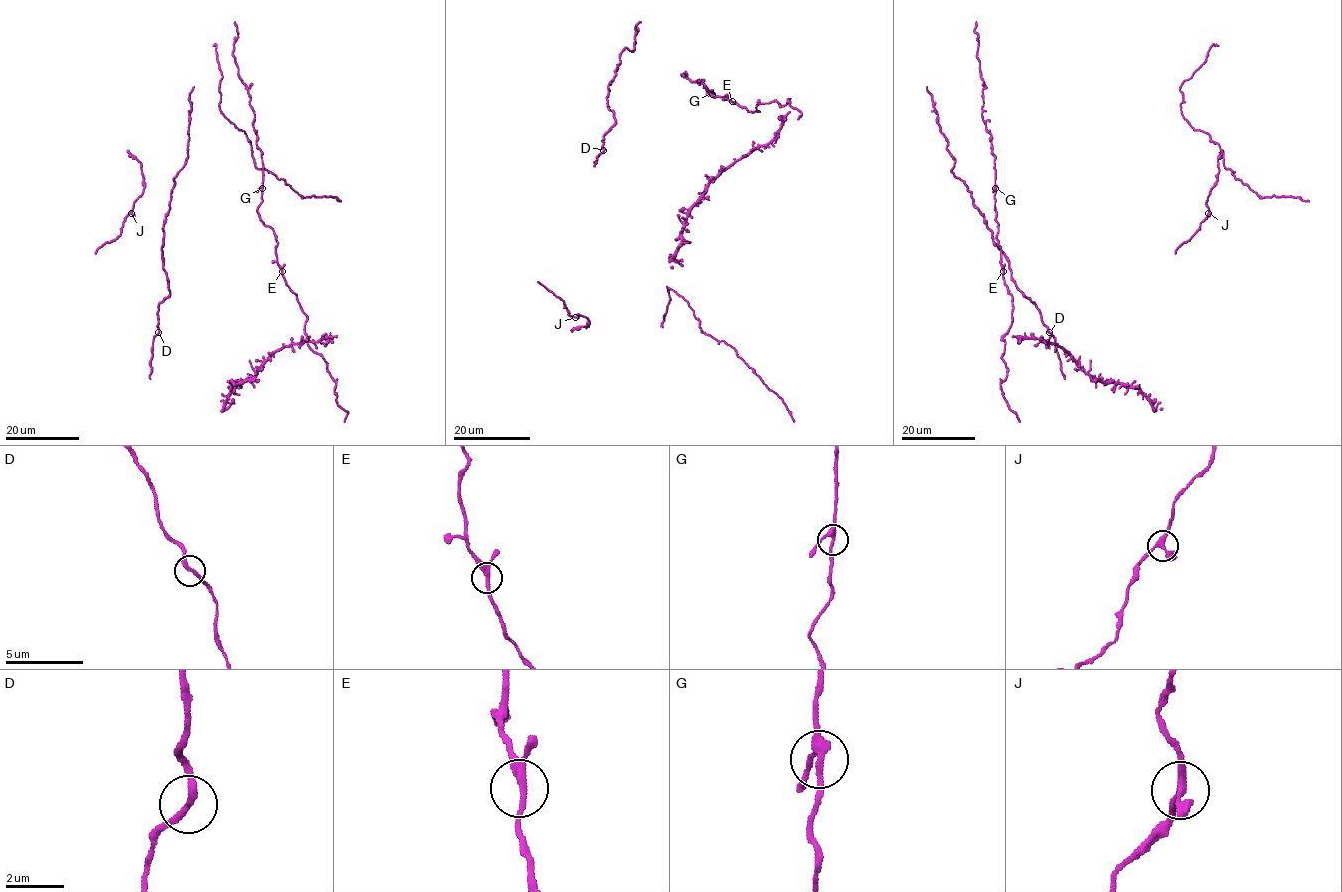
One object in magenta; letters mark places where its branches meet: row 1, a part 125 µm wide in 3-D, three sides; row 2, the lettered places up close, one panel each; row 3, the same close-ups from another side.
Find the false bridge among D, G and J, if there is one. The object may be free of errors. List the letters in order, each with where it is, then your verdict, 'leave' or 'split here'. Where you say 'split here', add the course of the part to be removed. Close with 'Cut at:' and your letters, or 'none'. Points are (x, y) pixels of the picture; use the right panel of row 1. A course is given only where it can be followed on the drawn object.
D: at (1049, 332); leave
G: at (995, 188); leave
J: at (1208, 213); leave
Cut at: none

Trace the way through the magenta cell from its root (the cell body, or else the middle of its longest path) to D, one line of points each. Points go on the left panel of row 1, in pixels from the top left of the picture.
D: (193, 86), (189, 94), (188, 158), (173, 179), (163, 224), (161, 251), (170, 295), (159, 305), (159, 332)

